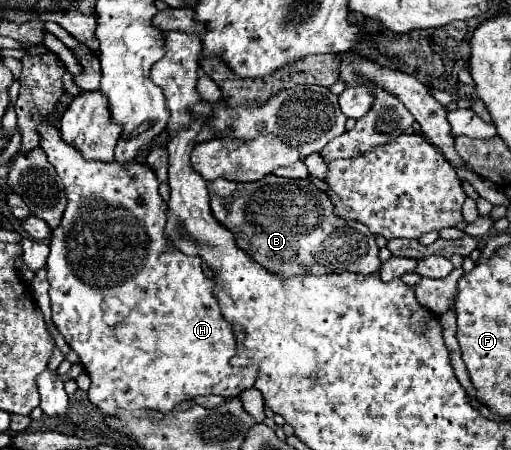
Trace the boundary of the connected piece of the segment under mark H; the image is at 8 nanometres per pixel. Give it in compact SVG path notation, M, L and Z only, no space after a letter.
M44 122L40 126L40 148L46 152L50 164L56 168L64 188L66 188L66 198L68 206L62 216L62 224L54 228L52 242L50 242L50 256L48 256L48 282L50 282L50 300L52 300L52 322L58 328L58 332L66 338L70 348L80 356L80 364L88 372L92 384L88 390L90 402L94 402L102 412L106 414L116 414L118 408L124 410L140 410L140 408L150 408L150 410L160 410L160 412L170 412L176 404L184 400L194 400L196 396L210 396L210 394L220 394L226 398L238 396L242 390L254 386L254 370L250 368L236 368L230 364L230 358L236 354L236 334L234 326L222 316L218 302L214 298L214 282L204 274L202 270L202 260L200 256L188 256L174 248L166 236L164 236L164 224L168 220L168 206L162 200L158 192L158 180L156 174L142 162L132 162L128 168L120 168L120 164L110 162L104 164L100 160L84 160L76 148L70 144L64 144L60 138L60 132L50 126L50 122Z

